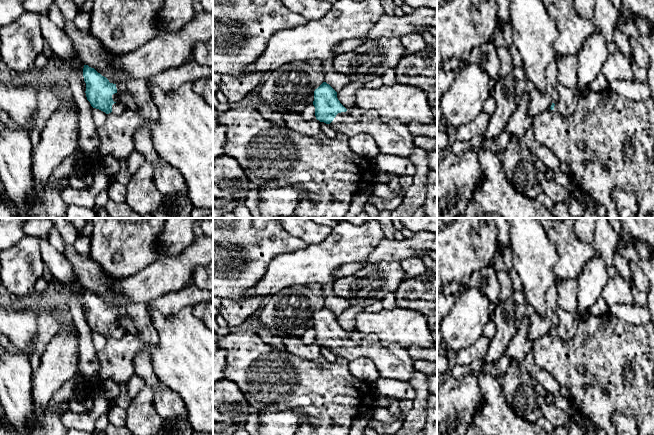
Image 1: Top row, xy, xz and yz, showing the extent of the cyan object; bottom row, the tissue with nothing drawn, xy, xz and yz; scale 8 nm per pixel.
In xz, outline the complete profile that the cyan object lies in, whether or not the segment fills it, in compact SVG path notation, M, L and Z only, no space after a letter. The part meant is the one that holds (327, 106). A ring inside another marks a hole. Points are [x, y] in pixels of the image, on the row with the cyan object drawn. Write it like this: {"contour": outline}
{"contour": "M326 82L315 89L313 105L317 120L348 137L358 133L369 134L375 140L380 153L409 157L414 150L414 137L409 131L408 124L397 120L357 121L347 113L347 109L337 98L337 92Z"}

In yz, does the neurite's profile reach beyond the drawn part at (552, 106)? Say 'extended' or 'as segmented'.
extended

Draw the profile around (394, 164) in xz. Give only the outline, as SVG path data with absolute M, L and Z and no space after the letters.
M379 153L376 157L377 170L381 172L390 172L393 174L411 174L416 172L416 166L411 162L409 157L388 156Z

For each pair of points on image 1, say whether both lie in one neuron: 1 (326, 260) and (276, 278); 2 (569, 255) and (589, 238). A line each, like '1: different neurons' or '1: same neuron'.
1: same neuron
2: different neurons

